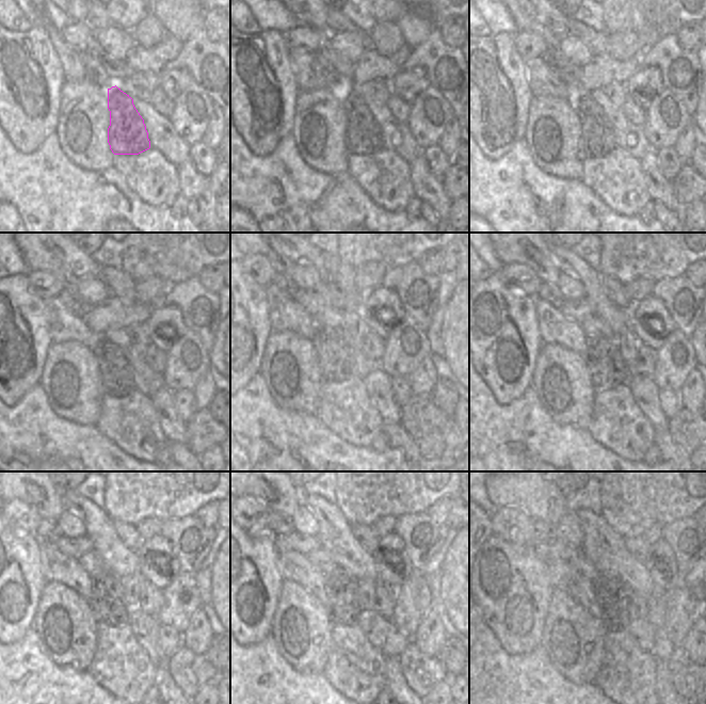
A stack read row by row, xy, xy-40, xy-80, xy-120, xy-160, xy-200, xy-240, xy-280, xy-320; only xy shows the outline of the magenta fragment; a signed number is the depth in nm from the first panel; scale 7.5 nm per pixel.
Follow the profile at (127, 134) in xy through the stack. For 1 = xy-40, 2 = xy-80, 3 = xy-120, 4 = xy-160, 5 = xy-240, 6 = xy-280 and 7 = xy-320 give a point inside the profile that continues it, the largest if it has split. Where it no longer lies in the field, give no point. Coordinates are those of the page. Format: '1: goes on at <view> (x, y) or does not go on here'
1: goes on at xy-40 (363, 136)
2: goes on at xy-80 (597, 136)
3: goes on at xy-120 (115, 366)
4: goes on at xy-160 (350, 361)
5: goes on at xy-240 (108, 607)
6: goes on at xy-280 (341, 587)
7: goes on at xy-320 (581, 581)

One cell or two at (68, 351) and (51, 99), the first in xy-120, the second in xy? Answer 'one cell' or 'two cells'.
two cells

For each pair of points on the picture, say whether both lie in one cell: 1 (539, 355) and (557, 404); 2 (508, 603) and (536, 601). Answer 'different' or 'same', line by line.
1: same
2: different

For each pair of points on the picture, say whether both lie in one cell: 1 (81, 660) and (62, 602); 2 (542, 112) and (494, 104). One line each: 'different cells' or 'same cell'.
1: same cell
2: different cells

